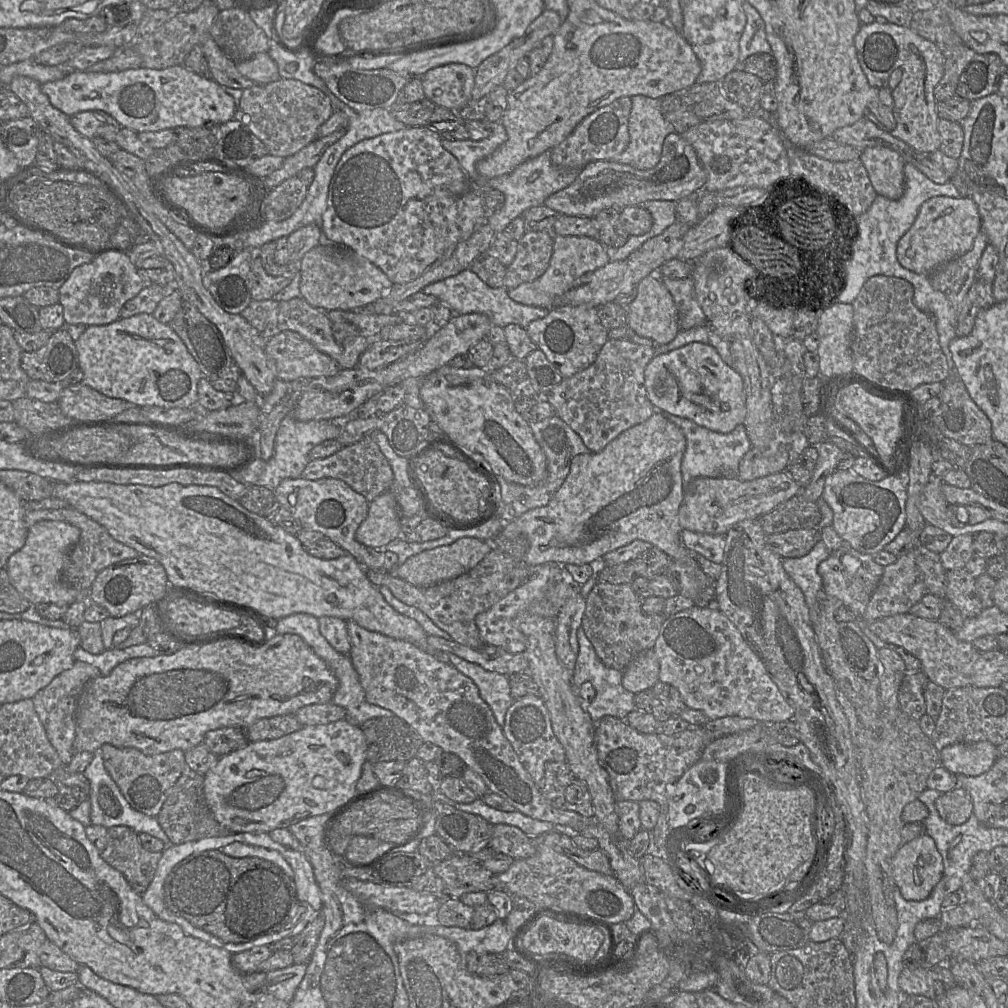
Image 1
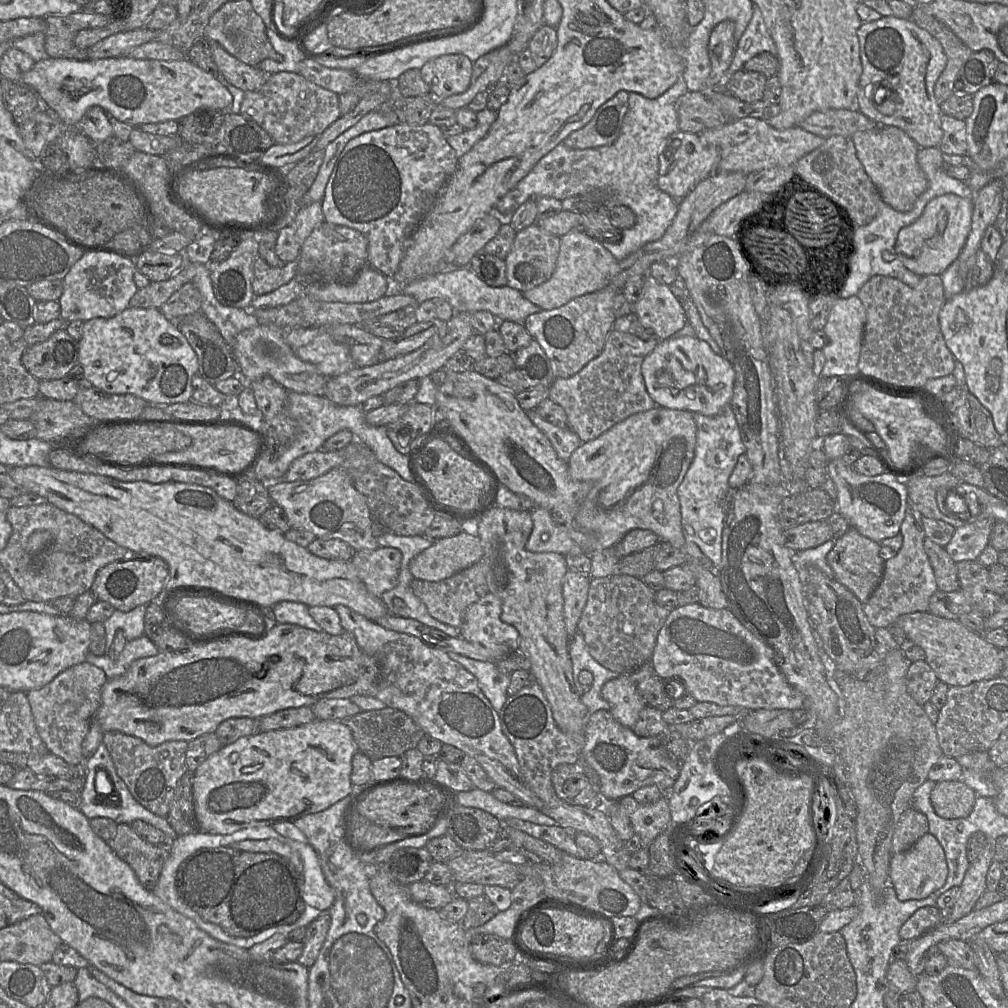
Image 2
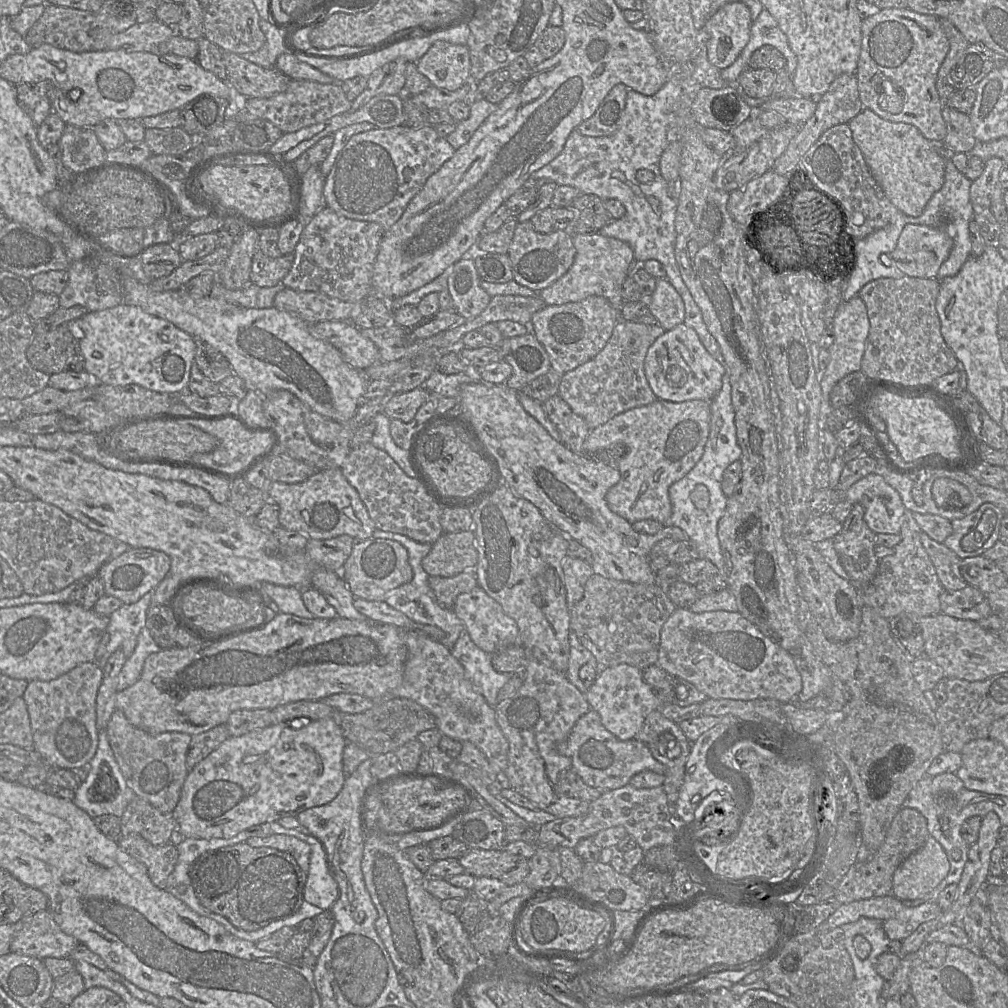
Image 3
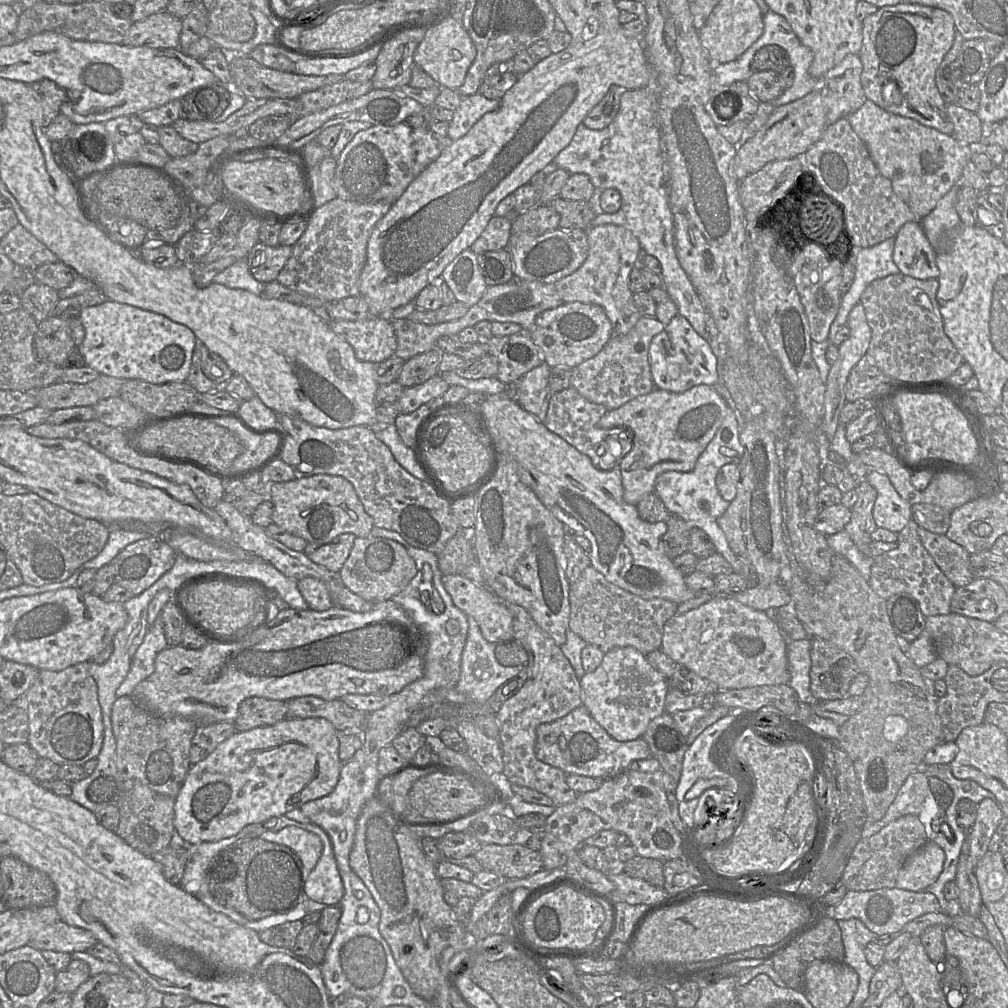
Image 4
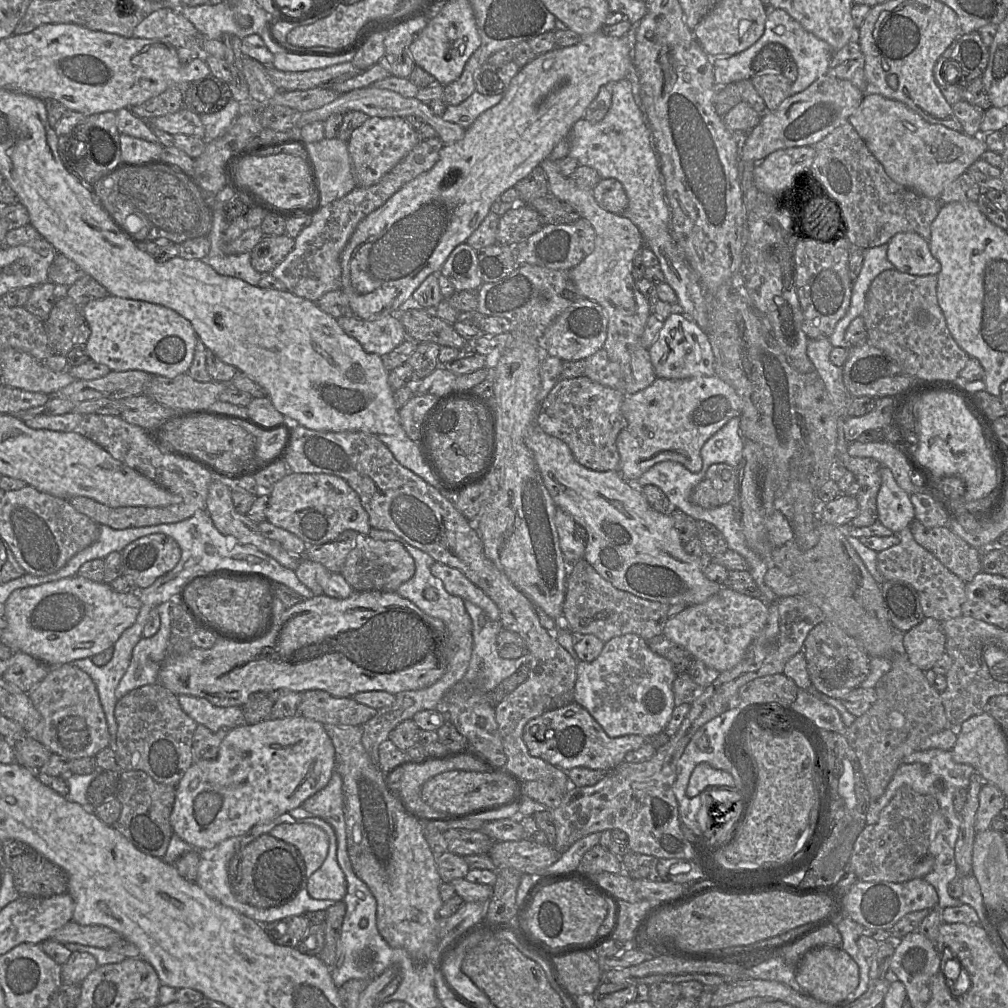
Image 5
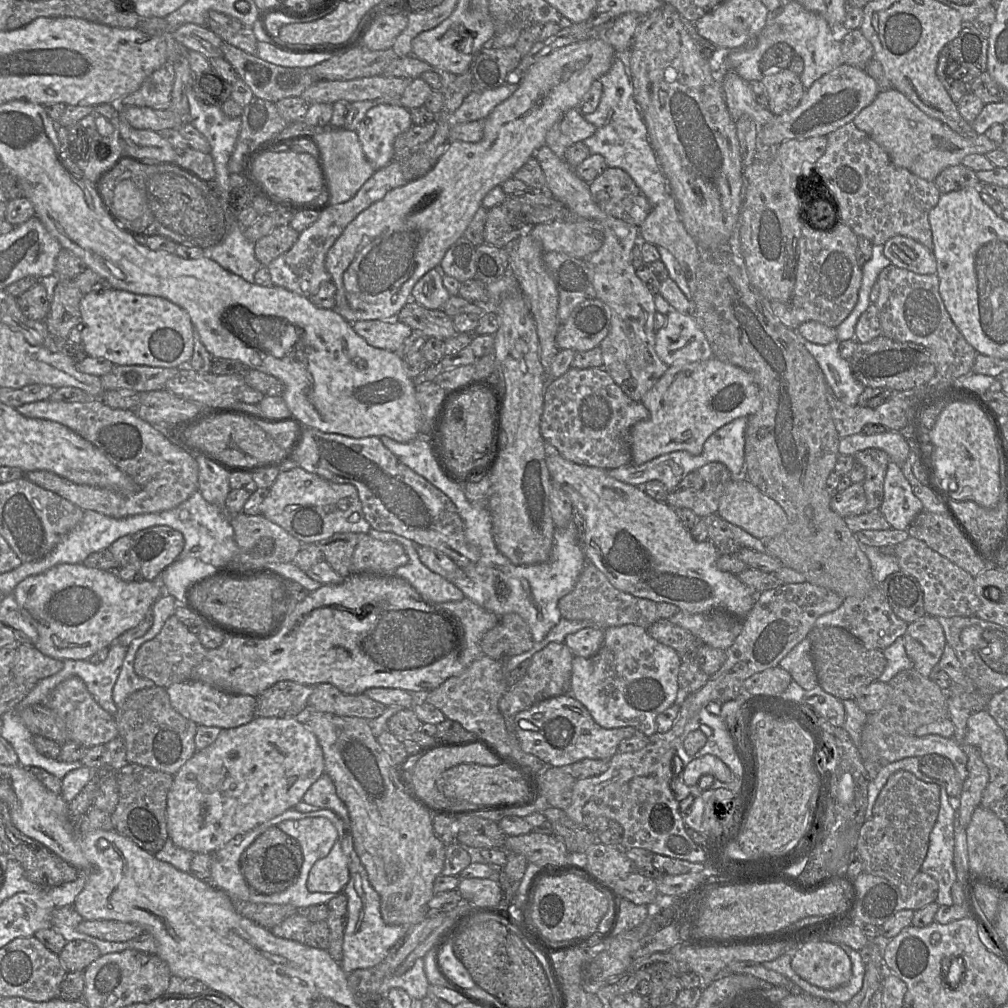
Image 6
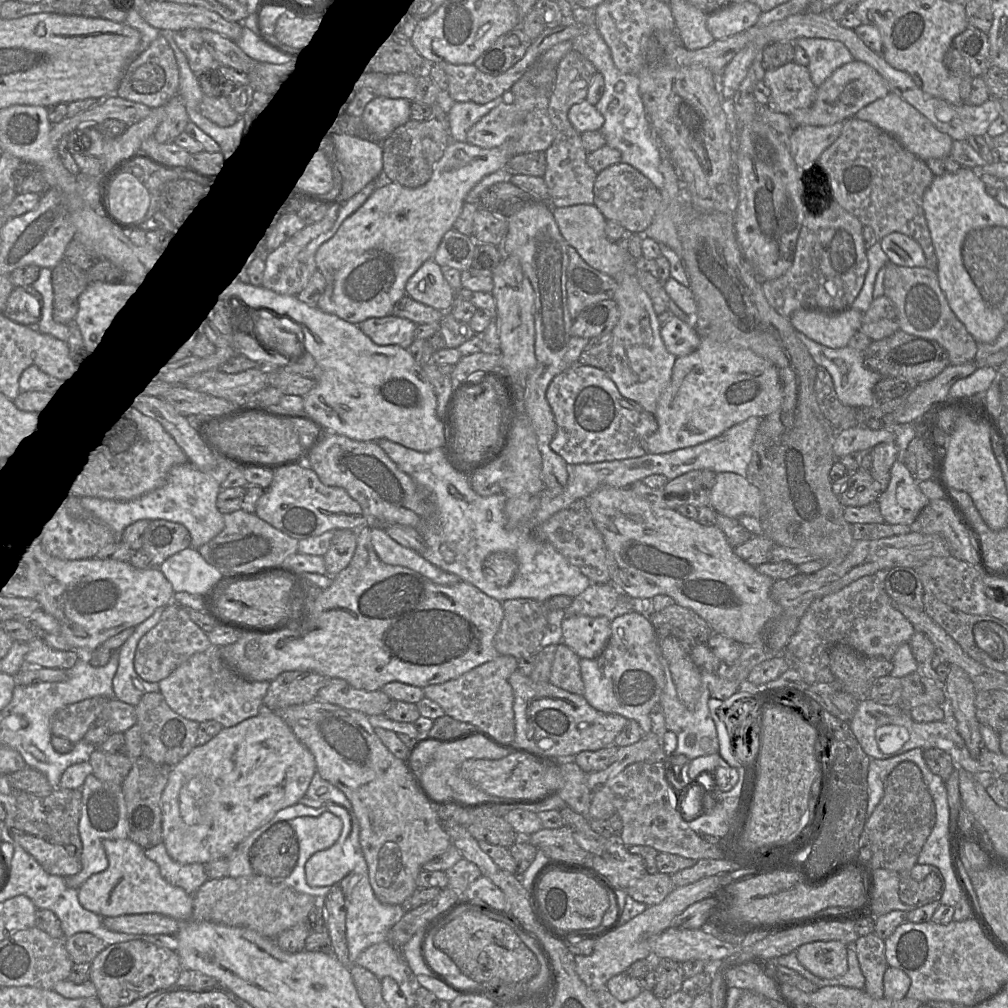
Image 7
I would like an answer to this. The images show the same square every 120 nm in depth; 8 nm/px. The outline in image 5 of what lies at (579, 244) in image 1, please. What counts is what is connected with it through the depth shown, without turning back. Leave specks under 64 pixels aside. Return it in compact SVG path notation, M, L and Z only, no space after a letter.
M546 158L540 165L547 177L549 192L577 207L582 218L593 226L596 238L594 251L580 264L569 270L581 298L598 303L608 319L607 338L603 349L611 362L620 365L625 382L625 395L633 395L649 387L657 376L650 360L649 349L643 347L642 336L653 309L636 287L632 275L634 256L644 247L638 227L623 215L611 213L596 202L593 191L582 189L560 172L558 161Z

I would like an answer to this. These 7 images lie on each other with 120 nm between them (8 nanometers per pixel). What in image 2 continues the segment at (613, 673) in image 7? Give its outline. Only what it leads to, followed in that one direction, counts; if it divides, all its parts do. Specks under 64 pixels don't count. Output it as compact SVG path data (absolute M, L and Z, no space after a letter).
M620 674L606 682L601 694L609 703L609 712L614 719L630 729L637 722L641 710L647 706L629 674Z

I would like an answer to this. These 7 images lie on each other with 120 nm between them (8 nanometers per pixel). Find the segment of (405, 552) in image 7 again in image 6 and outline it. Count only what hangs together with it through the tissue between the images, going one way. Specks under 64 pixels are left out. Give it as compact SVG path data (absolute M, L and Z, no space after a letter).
M370 529L368 535L383 542L401 544L408 556L406 565L396 569L395 576L406 580L429 603L460 601L465 598L463 592L439 574L428 569L419 558L416 544L392 532Z

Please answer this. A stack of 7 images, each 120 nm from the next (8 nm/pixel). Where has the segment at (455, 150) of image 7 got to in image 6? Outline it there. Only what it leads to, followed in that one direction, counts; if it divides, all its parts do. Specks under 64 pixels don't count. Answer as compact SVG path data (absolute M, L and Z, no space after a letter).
M591 37L559 48L541 58L522 75L518 89L507 100L496 106L485 118L484 134L481 141L476 143L458 140L452 141L435 166L424 176L410 181L403 186L392 189L383 199L373 203L360 212L330 247L325 257L325 268L330 273L331 279L336 286L336 305L334 310L350 323L360 320L397 319L398 312L411 299L412 289L416 282L429 270L439 266L449 247L463 236L476 211L482 205L484 196L495 186L501 185L509 178L512 178L514 174L535 155L536 151L545 145L548 130L555 123L560 122L568 110L579 108L579 105L589 91L592 83L595 80L599 80L601 76L610 70L615 54L613 46L611 46L603 37Z

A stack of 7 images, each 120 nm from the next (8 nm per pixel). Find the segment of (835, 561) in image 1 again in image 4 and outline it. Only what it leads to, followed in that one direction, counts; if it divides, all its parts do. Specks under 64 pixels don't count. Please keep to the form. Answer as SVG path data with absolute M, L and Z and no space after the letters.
M866 479L860 483L856 491L858 498L851 508L851 518L844 527L844 531L860 552L869 555L869 544L873 541L871 534L877 528L872 513L877 492Z

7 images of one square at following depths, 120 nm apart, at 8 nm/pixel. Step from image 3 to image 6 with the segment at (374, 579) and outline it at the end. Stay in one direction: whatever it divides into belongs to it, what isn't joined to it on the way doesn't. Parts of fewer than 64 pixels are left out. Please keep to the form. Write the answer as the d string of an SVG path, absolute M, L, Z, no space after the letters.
M359 534L352 556L352 573L392 576L397 568L407 562L408 556L401 544L383 542L368 534Z

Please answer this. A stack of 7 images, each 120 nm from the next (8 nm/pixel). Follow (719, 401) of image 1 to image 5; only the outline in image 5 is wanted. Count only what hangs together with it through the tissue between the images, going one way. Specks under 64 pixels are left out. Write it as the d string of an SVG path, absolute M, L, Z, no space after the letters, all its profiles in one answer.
M677 309L664 321L656 340L649 348L649 354L658 378L677 380L715 375L714 355L706 332Z

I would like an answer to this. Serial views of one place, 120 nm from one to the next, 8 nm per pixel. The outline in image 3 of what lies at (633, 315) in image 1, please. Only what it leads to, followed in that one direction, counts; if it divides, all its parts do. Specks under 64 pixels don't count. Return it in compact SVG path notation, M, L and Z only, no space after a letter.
M666 278L657 279L655 291L651 296L652 301L649 309L665 331L684 323L684 302L680 294Z

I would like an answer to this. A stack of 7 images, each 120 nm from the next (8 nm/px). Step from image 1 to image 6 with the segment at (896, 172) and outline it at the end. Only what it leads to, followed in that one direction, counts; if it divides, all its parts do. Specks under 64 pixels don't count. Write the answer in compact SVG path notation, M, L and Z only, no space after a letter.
M893 88L881 89L874 101L862 109L852 122L886 151L894 165L905 168L914 175L933 182L947 167L961 164L965 156L970 154L985 155L992 150L999 149L999 145L984 134L975 138L964 138L958 135L948 125L926 115L904 94Z

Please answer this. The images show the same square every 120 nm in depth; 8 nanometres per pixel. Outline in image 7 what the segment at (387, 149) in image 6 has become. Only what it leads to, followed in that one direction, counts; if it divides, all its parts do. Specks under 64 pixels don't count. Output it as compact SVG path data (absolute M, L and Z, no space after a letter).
M377 96L367 107L364 120L377 139L385 141L396 128L411 119L411 104L408 99Z

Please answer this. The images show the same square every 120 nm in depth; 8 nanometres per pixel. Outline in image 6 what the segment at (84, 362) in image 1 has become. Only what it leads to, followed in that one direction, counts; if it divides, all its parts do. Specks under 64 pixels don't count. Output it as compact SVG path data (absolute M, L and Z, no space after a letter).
M110 288L83 295L80 312L84 325L81 343L88 356L105 358L115 366L189 366L194 352L191 318L184 309L165 298Z

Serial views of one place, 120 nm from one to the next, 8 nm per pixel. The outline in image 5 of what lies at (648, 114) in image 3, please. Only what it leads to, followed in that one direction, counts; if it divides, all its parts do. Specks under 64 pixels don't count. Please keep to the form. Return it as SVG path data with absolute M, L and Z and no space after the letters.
M625 78L615 82L611 106L605 117L596 123L581 118L573 125L568 140L568 156L576 159L579 166L589 166L598 172L601 179L614 178L623 185L629 203L621 215L638 227L643 237L643 245L649 247L658 258L665 282L677 295L677 310L693 319L695 307L689 295L690 269L683 252L672 237L671 209L666 200L651 130L643 110L634 99L630 81Z

